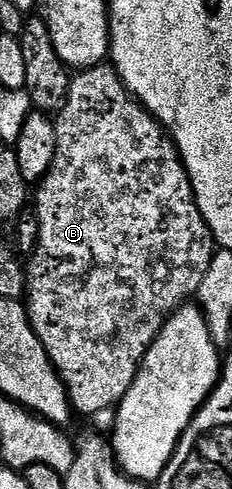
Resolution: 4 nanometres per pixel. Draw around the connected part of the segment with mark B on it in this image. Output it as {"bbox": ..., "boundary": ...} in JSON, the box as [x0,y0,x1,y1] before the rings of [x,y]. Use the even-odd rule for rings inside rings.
{"bbox":[24,63,216,413],"boundary":[[[103,63],[83,69],[70,82],[68,103],[56,117],[56,159],[48,175],[43,177],[38,189],[38,246],[34,249],[34,258],[26,265],[26,291],[24,304],[38,338],[48,351],[58,374],[70,392],[70,402],[75,410],[82,413],[102,413],[105,409],[113,410],[118,402],[132,387],[148,347],[164,327],[172,314],[187,304],[197,294],[204,275],[216,252],[216,242],[204,215],[196,201],[190,175],[174,145],[174,138],[158,121],[126,90],[126,84],[113,64]]]}

